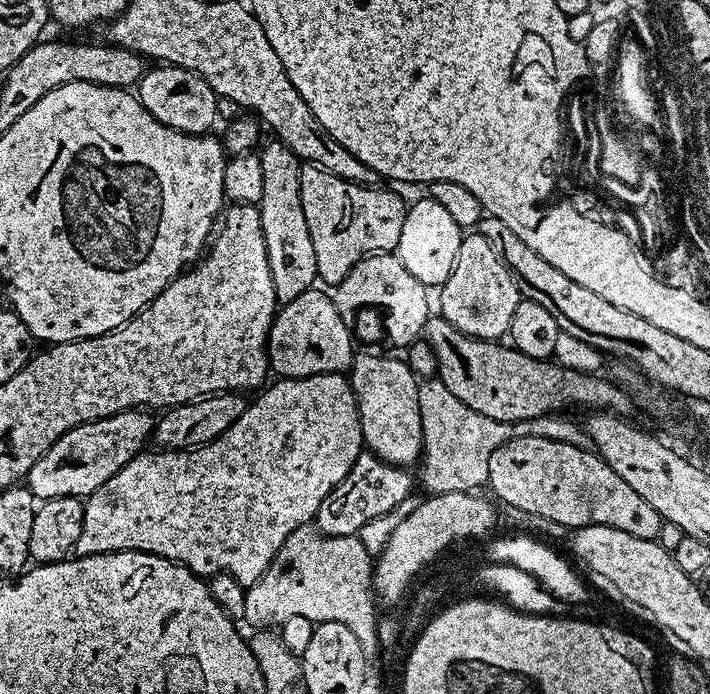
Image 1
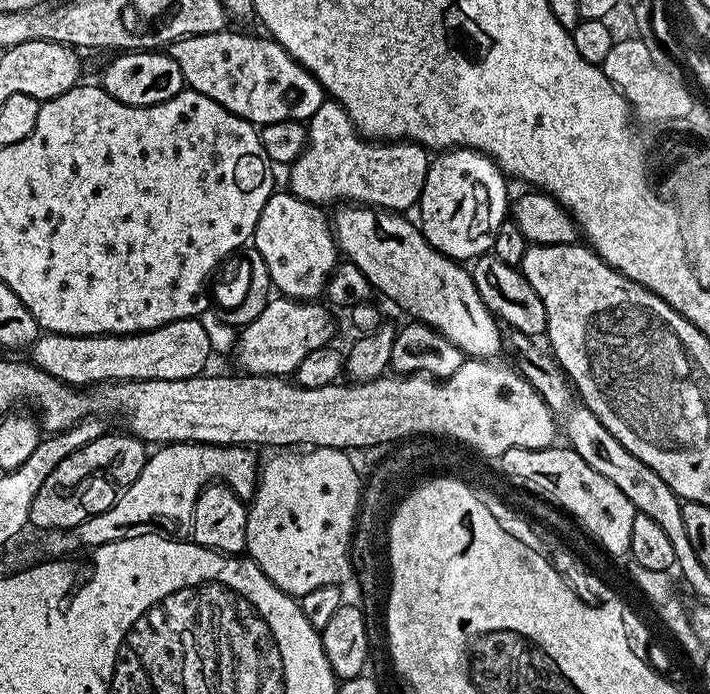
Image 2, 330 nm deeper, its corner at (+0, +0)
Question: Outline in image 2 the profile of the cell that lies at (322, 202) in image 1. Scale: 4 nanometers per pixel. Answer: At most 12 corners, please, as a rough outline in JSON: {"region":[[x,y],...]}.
{"region":[[331,98],[287,187],[321,206],[419,205],[429,149],[361,136]]}

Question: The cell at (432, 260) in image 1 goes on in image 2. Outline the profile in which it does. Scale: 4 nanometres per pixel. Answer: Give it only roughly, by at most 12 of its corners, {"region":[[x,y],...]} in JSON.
{"region":[[453,148],[428,165],[418,227],[457,262],[491,253],[505,173]]}

